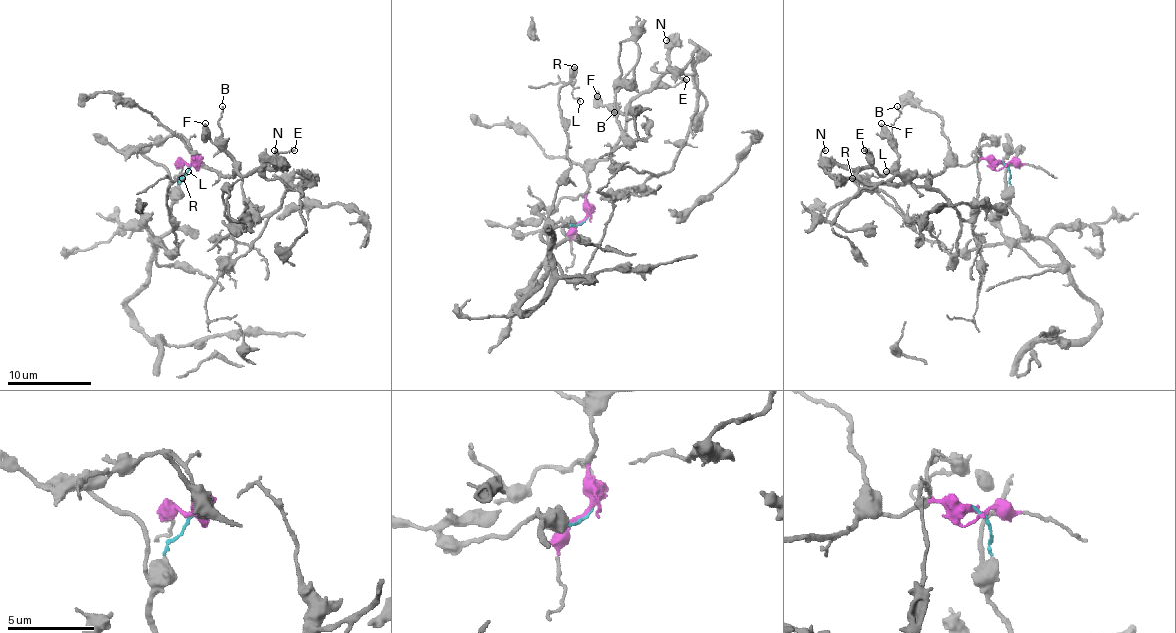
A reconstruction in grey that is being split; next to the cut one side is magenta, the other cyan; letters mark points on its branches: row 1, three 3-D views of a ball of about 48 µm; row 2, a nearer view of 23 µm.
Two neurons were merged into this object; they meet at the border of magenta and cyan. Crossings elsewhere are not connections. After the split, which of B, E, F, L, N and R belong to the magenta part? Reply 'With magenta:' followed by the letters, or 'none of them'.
With magenta: B, E, F, N

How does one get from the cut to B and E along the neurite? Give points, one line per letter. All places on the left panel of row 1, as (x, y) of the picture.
B: (194, 165), (194, 158), (196, 165), (234, 175), (234, 156), (225, 148), (221, 131), (221, 106)
E: (194, 165), (194, 158), (196, 165), (204, 165), (219, 173), (242, 175), (267, 165), (280, 152), (295, 150)

